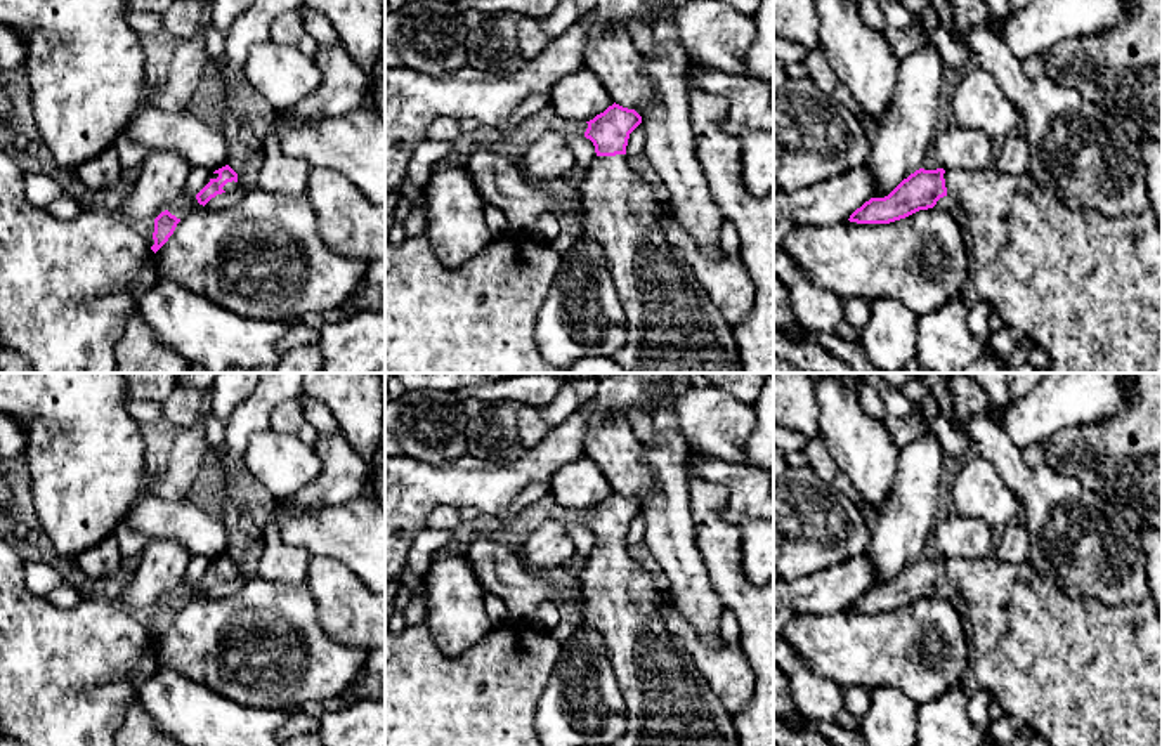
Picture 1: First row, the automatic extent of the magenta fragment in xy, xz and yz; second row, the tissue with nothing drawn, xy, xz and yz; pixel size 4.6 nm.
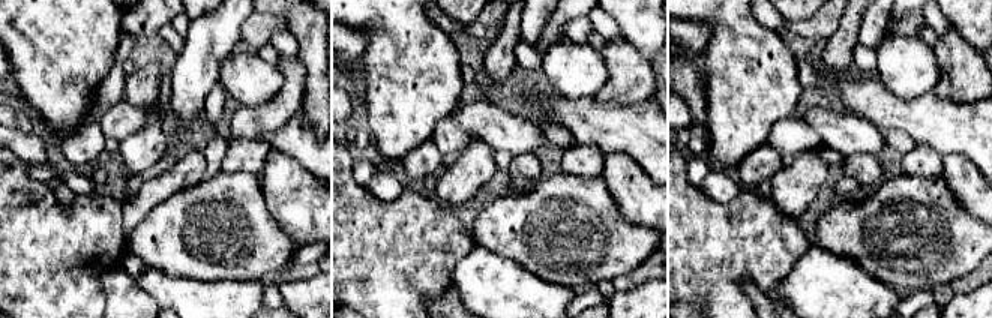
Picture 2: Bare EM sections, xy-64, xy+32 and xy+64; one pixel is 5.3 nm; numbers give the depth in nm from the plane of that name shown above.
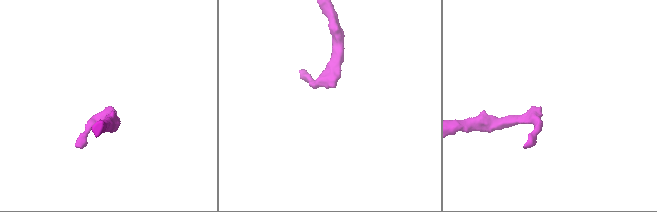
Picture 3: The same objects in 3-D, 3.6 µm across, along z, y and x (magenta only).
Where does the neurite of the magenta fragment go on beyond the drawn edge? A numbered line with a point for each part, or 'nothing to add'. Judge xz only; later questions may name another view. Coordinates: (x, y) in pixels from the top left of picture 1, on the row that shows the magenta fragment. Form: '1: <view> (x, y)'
1: xz (673, 327)

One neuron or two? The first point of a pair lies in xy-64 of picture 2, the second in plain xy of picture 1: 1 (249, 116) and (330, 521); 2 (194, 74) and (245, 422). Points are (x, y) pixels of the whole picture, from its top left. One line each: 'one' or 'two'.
1: two
2: one

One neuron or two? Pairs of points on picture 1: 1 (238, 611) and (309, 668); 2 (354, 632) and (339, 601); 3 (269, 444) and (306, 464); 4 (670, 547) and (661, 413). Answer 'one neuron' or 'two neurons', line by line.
1: one neuron
2: one neuron
3: one neuron
4: one neuron

